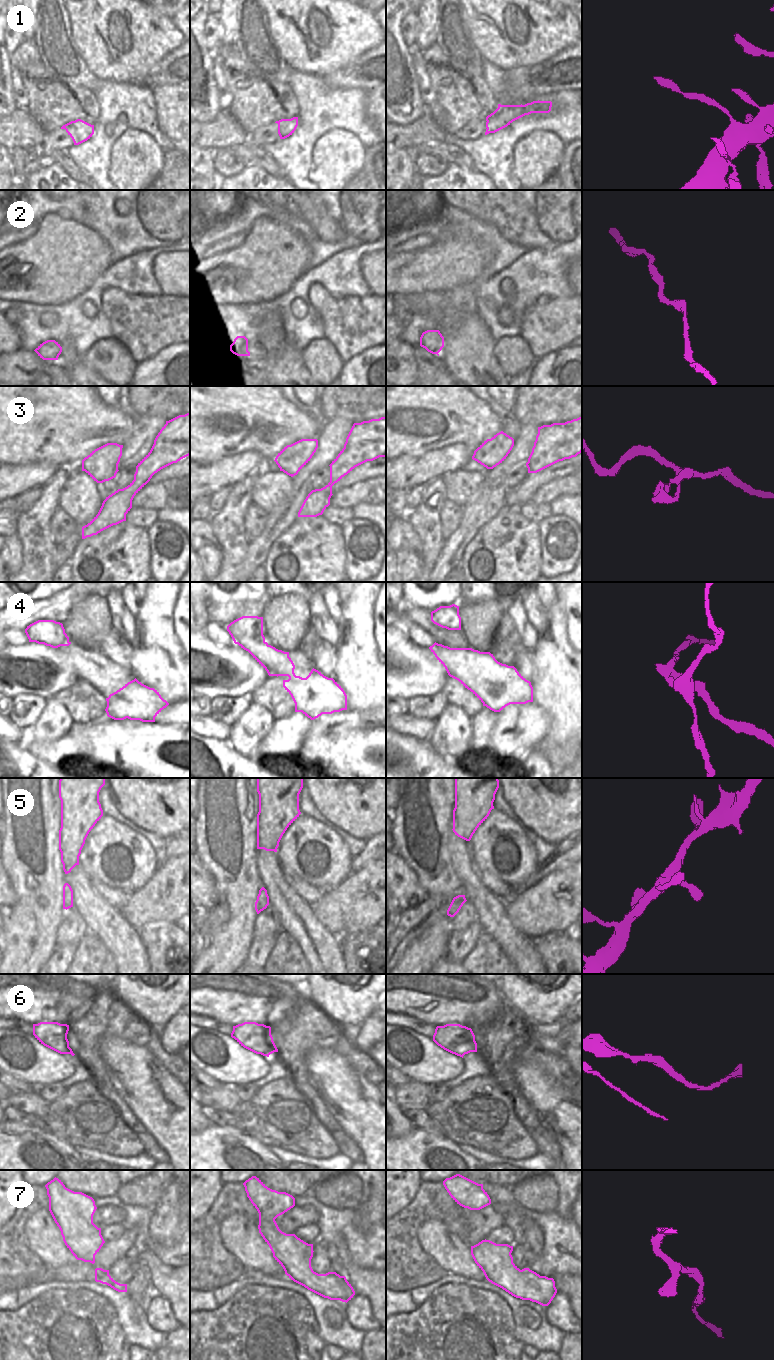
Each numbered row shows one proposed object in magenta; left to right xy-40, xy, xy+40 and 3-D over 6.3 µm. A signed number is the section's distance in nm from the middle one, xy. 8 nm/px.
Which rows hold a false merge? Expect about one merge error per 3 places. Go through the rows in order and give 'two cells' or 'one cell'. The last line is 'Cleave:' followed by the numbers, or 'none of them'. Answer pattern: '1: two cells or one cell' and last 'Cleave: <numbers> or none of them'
1: two cells
2: one cell
3: one cell
4: two cells
5: one cell
6: two cells
7: one cell
Cleave: 1, 4, 6

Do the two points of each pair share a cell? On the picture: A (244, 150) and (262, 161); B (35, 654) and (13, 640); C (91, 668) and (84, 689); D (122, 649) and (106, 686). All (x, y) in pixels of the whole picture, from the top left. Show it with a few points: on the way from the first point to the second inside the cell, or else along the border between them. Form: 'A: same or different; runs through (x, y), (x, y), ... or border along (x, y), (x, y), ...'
A: same; runs through (248, 153), (258, 157)
B: different; border along (28, 641), (23, 645), (10, 646)
C: different; border along (79, 677), (90, 683), (104, 697)
D: different; border along (98, 650), (118, 665), (130, 668)

